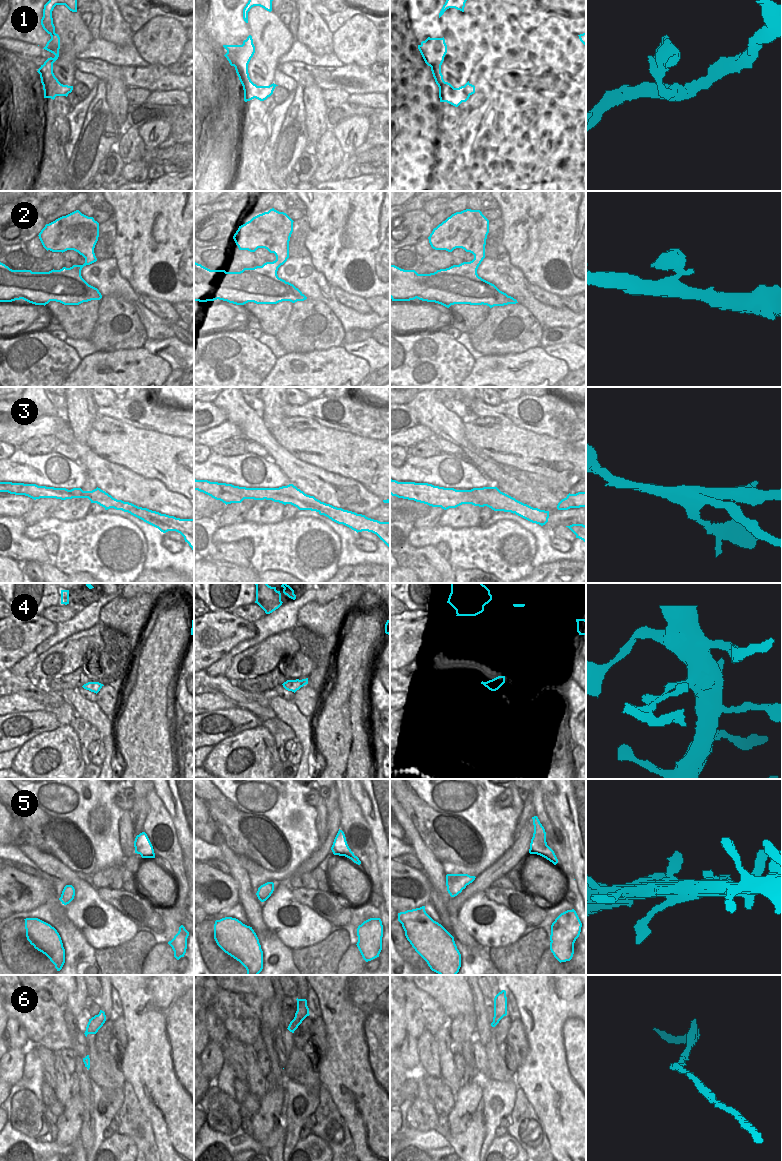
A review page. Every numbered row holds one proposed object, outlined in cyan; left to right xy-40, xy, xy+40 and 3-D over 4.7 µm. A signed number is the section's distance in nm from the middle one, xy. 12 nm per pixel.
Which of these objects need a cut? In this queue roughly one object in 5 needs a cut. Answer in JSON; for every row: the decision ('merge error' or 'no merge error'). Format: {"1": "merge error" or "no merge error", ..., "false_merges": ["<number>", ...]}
{"1": "no merge error", "2": "no merge error", "3": "merge error", "4": "no merge error", "5": "no merge error", "6": "no merge error", "false_merges": ["3"]}

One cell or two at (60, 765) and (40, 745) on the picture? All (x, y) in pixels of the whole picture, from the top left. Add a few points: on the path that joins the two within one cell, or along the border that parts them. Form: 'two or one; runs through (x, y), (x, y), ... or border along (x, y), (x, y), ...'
one; runs through (56, 758), (53, 755), (53, 748), (47, 746)

